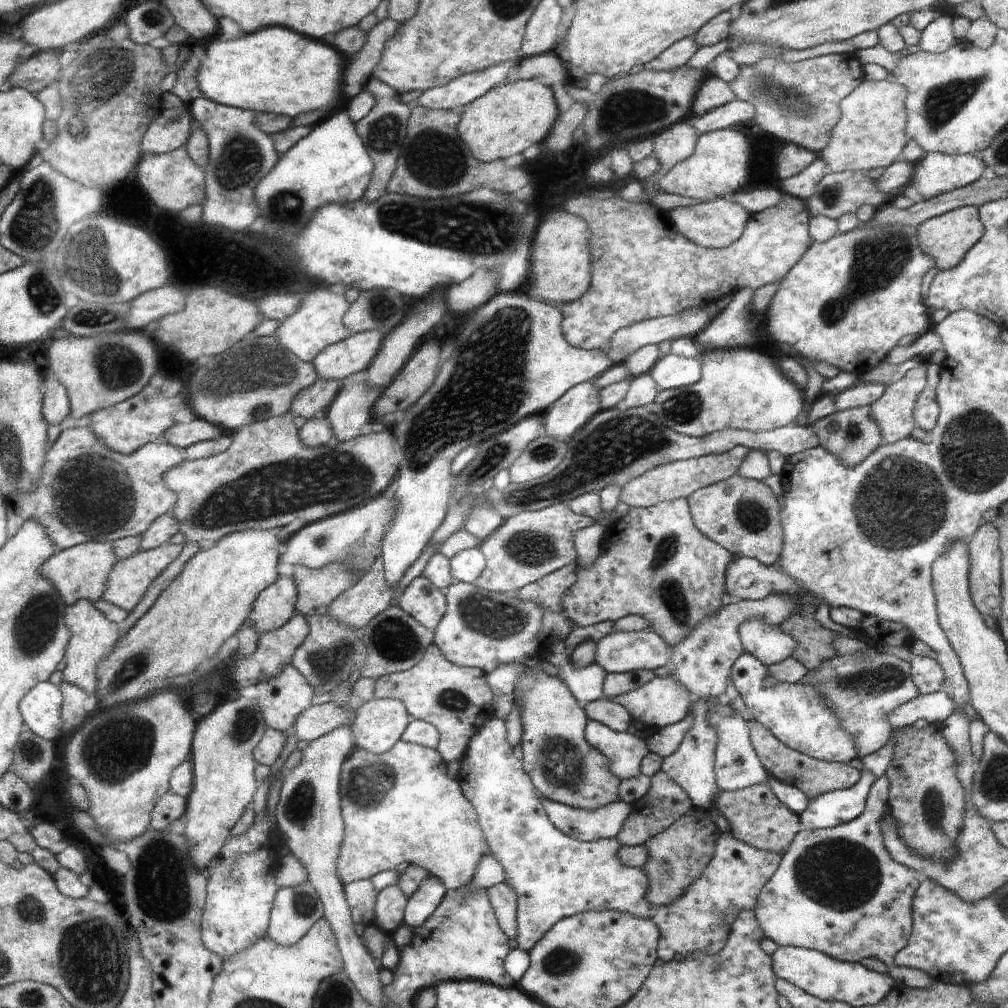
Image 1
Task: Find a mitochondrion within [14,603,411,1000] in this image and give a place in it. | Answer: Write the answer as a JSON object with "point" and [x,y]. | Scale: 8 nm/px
{"point":[129,739]}

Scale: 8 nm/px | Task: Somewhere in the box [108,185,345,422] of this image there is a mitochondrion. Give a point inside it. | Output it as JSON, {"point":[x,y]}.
{"point":[255,368]}

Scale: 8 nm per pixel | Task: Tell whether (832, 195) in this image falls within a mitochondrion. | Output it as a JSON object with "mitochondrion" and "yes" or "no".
{"mitochondrion":"yes"}

